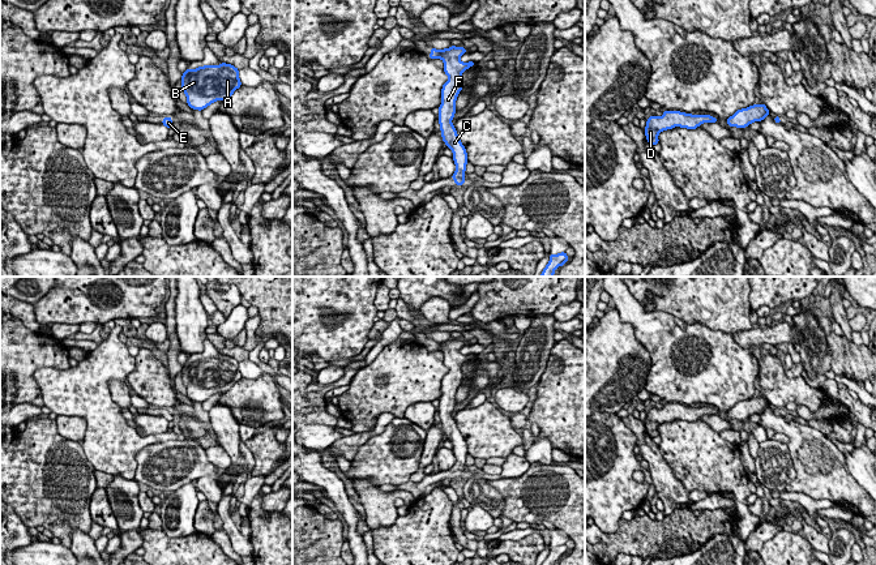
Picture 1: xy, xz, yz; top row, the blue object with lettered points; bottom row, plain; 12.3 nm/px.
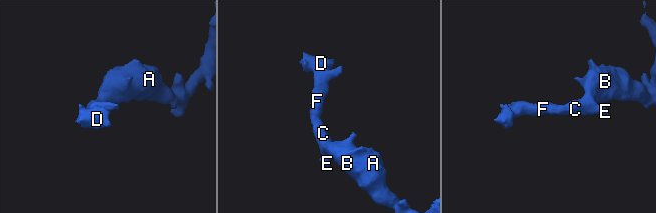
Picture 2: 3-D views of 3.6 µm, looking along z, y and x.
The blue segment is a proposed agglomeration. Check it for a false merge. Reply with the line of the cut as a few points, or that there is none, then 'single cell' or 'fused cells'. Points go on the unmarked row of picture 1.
no cut | single cell

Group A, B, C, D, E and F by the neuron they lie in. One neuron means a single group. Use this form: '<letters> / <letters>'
A B C D E F

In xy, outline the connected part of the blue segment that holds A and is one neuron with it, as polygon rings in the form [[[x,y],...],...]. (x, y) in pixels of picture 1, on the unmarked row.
[[[226,355],[187,360],[181,368],[187,397],[198,403],[217,393],[228,391],[240,378],[239,361]]]

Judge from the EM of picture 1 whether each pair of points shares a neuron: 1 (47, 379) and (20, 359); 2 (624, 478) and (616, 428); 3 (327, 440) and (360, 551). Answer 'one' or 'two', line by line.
1: two
2: one
3: two

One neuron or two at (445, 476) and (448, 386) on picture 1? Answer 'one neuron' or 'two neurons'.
one neuron

